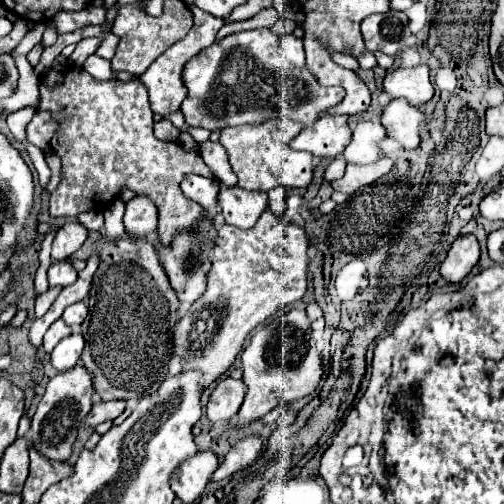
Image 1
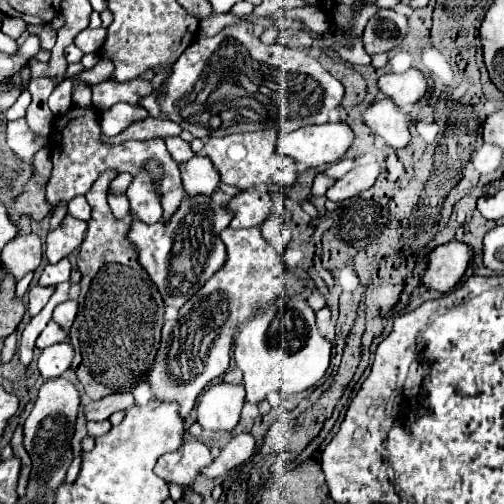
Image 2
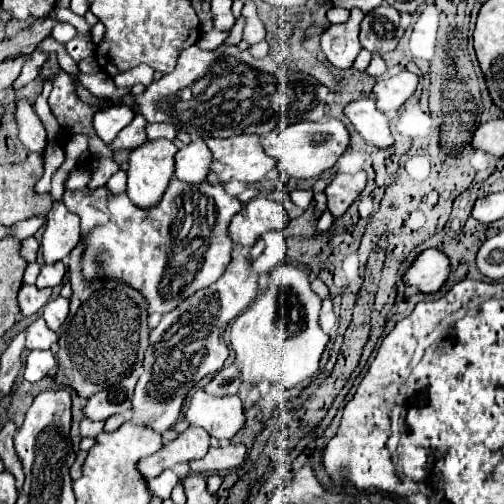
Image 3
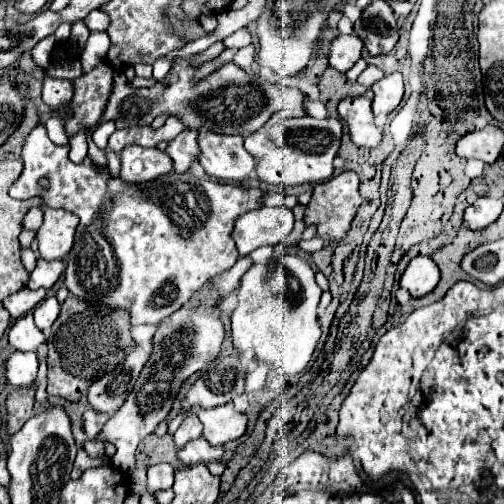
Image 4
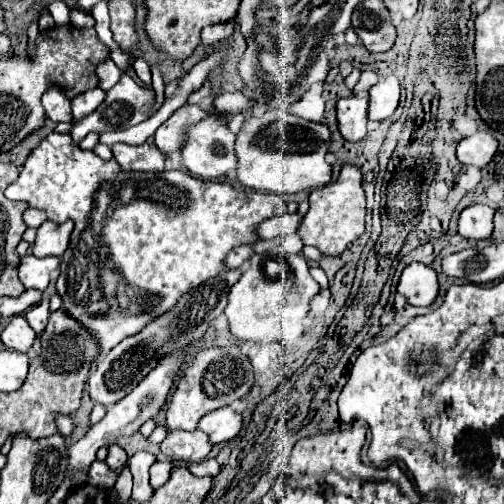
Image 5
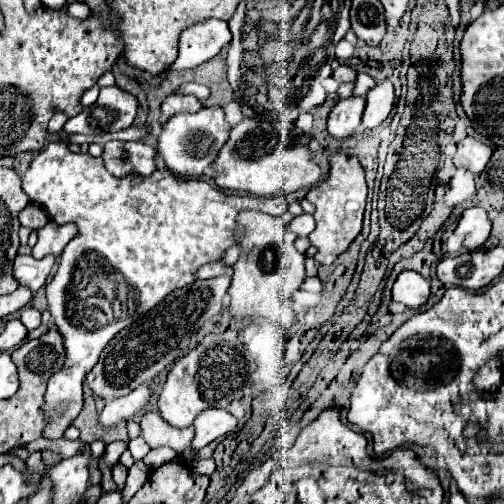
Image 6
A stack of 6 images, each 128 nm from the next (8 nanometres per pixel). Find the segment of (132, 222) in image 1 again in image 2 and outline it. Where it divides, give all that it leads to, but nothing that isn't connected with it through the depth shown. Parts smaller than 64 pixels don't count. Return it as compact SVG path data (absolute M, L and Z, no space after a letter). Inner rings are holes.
M148 164L144 172L138 172L132 178L126 190L130 212L146 224L154 224L162 218L162 204L160 192L156 192L156 180L160 180L160 164Z

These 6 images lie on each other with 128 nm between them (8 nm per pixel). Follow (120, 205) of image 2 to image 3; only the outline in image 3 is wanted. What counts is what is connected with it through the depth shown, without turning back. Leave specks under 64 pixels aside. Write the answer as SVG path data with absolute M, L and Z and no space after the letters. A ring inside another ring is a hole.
M118 170L110 180L108 180L108 190L112 192L112 194L120 194L120 192L124 192L126 190L126 172L124 170Z

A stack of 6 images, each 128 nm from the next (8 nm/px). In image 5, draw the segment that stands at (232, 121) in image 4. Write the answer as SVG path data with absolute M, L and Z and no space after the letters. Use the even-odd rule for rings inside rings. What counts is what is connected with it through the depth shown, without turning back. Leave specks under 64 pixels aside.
M122 74L118 84L112 86L106 92L106 100L92 114L88 114L86 118L72 124L72 132L70 132L72 140L78 144L90 132L102 134L102 132L110 132L110 130L126 130L130 126L136 126L136 124L140 124L140 122L144 122L148 118L148 112L150 112L152 104L154 104L154 90L142 88L128 74ZM222 92L212 102L216 114L238 114L250 106L250 100L242 92Z

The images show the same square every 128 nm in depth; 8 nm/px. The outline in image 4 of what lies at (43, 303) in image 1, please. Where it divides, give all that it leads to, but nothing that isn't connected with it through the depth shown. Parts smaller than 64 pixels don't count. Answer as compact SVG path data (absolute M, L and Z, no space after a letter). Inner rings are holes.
M24 288L24 290L20 290L20 292L16 292L16 294L8 296L8 298L4 298L2 304L10 312L12 318L20 318L20 316L28 314L40 300L44 300L44 296L46 296L44 288L40 288L40 290L28 290L28 288Z

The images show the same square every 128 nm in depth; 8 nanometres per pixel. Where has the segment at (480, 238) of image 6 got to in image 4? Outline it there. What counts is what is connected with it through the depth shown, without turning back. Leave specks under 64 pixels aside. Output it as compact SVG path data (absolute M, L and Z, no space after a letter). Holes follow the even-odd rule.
M478 198L464 212L464 224L470 230L484 230L490 226L502 212L502 200L496 198Z

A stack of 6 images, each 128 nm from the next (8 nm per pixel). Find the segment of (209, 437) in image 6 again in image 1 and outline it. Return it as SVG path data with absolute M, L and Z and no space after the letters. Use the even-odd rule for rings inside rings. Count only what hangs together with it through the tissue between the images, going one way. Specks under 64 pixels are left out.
M230 376L222 378L206 404L206 416L210 422L224 422L236 416L246 396L246 384L242 380L234 380Z

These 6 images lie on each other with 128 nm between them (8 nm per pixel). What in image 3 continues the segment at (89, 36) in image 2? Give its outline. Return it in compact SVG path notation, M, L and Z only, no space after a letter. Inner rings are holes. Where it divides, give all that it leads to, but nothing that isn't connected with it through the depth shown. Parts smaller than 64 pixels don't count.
M58 22L58 24L54 26L51 35L54 36L58 42L66 44L66 42L70 42L70 40L76 36L76 30L74 30L74 26L70 26L70 24L66 24L66 22Z

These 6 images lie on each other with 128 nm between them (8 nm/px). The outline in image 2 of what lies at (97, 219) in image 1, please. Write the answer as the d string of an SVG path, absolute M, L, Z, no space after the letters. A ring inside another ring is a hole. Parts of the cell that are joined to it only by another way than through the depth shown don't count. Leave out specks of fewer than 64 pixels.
M84 196L72 198L72 200L68 202L68 214L72 214L72 216L78 218L78 220L88 222L88 220L90 220L90 206L88 206L86 198L84 198Z

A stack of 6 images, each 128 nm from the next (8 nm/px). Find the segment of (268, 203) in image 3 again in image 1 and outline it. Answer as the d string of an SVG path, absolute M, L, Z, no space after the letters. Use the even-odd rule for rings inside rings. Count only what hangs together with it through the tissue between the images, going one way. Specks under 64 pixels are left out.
M238 186L222 188L218 194L218 204L228 224L236 228L252 228L268 206L268 194L250 192Z

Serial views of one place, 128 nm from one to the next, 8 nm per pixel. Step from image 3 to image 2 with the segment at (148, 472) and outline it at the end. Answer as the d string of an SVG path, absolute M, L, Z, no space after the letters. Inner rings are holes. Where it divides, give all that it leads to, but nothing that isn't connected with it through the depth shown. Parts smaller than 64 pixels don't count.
M186 440L176 452L168 452L160 456L154 472L166 482L176 482L182 488L190 488L200 468L212 462L212 452L198 440Z

